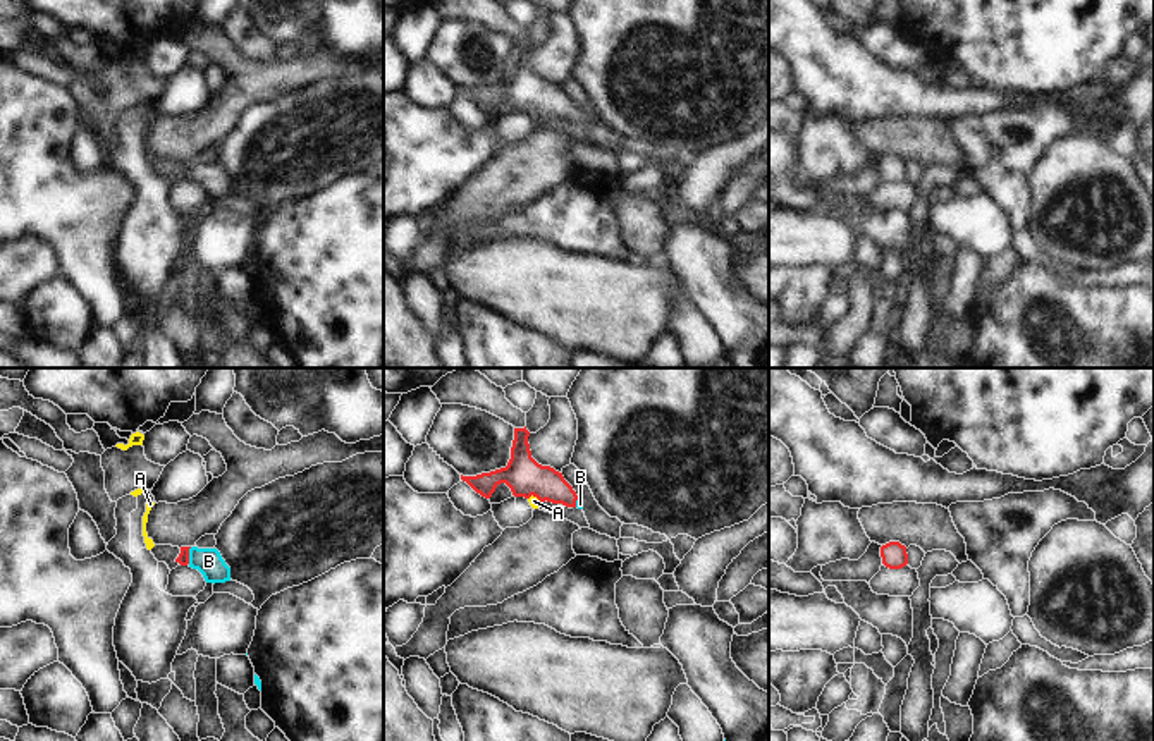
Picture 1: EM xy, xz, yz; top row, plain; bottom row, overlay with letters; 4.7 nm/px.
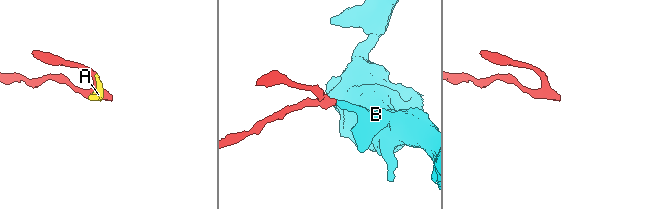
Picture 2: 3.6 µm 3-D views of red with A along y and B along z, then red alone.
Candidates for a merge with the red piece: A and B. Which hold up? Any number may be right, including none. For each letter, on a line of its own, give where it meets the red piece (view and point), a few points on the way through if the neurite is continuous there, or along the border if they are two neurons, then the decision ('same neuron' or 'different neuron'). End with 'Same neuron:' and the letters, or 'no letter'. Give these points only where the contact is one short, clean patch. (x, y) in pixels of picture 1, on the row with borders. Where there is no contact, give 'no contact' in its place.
A: xz (535, 496) | along xz (528, 497), (535, 496), (540, 501) | different neuron
B: xy (188, 556) | across xy (183, 559), (188, 556), (208, 561) | same neuron
Same neuron: B

